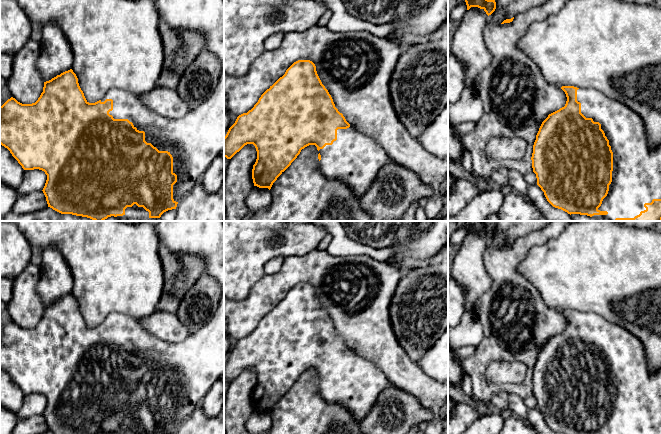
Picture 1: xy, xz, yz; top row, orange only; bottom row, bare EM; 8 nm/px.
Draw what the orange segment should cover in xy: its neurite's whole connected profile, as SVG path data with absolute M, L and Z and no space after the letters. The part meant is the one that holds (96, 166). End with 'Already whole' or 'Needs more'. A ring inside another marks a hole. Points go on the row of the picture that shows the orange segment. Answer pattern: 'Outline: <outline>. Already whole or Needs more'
Outline: M72 69L44 82L43 92L35 103L22 104L11 97L0 106L0 144L7 148L24 170L39 169L45 172L47 180L43 188L48 207L61 214L72 214L90 218L94 221L104 221L108 217L123 216L125 209L136 204L149 212L149 218L160 218L161 215L176 209L178 202L173 199L173 185L177 182L177 175L173 172L173 157L168 151L159 151L151 143L145 141L145 132L139 131L128 119L114 119L109 114L113 110L113 100L106 99L89 103L81 90L78 78Z. Already whole

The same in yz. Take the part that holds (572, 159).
Outline: M562 86L561 89L566 94L566 104L542 122L533 145L531 160L537 185L553 207L570 215L607 215L607 211L598 208L612 182L613 152L609 140L599 122L581 113L581 103L577 101L579 88Z. Already whole

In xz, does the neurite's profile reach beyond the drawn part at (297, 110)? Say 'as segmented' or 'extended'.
as segmented

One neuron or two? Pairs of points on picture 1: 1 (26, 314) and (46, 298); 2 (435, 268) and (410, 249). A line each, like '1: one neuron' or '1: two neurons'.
1: two neurons
2: two neurons

